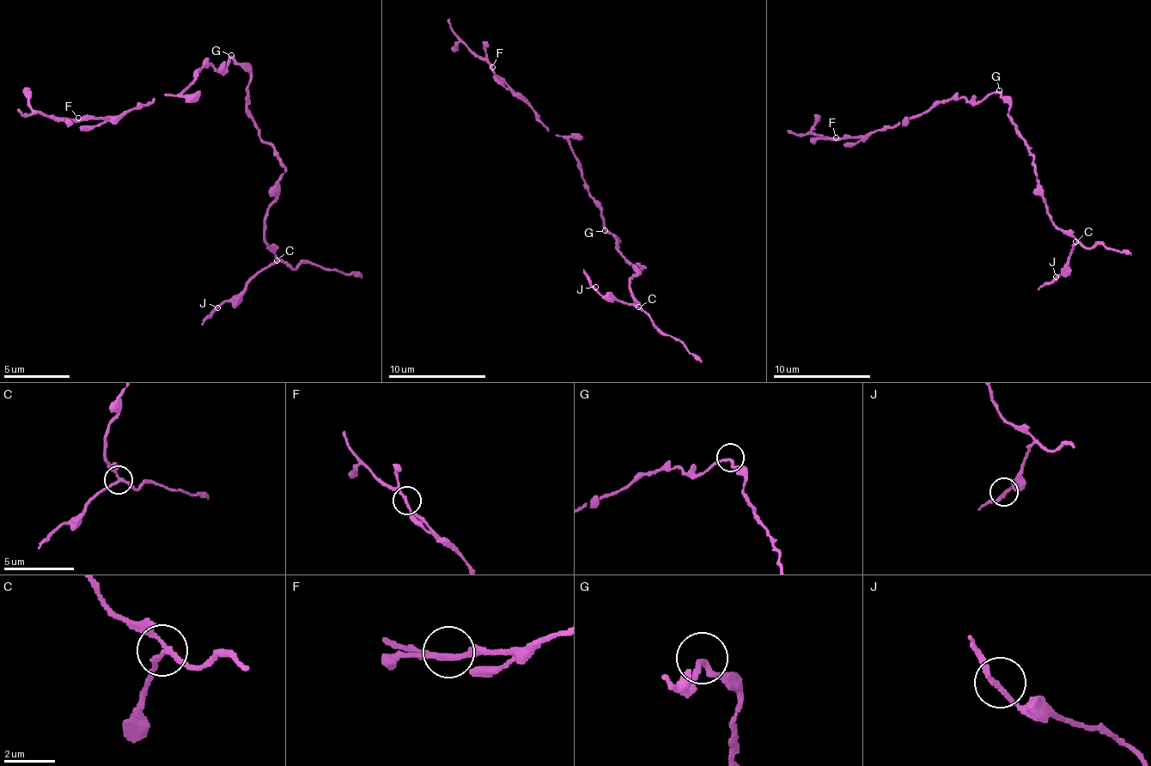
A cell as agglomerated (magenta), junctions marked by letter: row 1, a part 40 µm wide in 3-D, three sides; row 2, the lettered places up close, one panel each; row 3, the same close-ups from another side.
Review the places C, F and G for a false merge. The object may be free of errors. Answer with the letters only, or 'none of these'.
C

